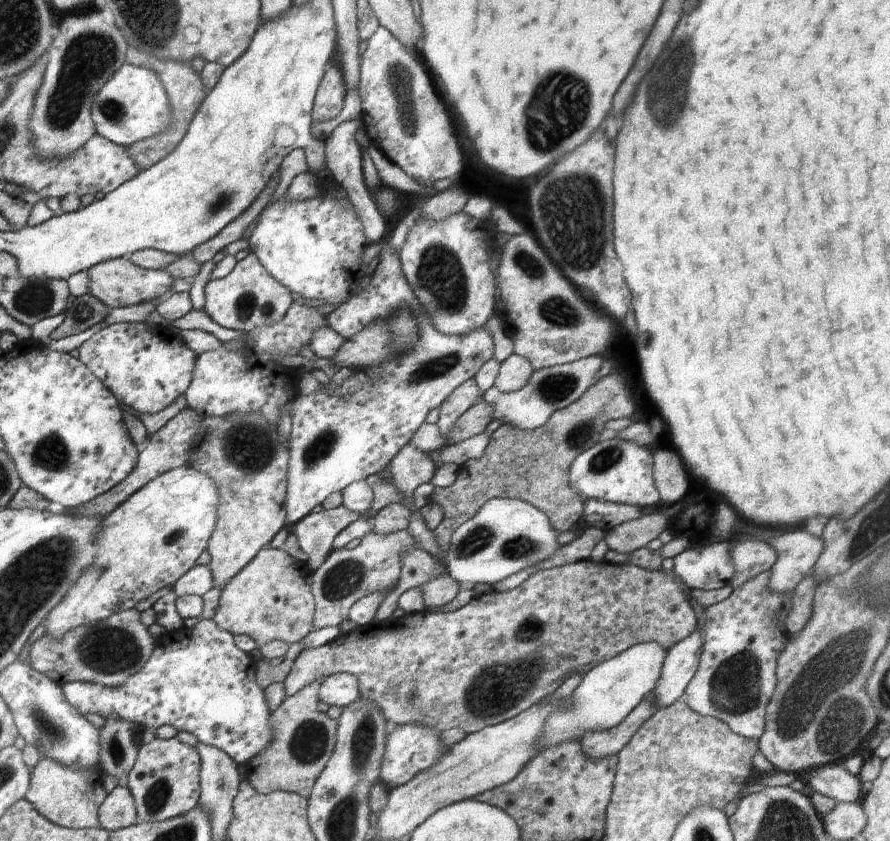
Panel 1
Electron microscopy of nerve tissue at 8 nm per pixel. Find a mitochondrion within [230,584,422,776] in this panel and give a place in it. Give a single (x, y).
(308, 743)

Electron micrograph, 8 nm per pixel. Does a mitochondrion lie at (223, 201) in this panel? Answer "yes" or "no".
yes

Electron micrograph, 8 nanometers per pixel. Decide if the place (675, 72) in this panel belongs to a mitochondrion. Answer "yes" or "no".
yes

